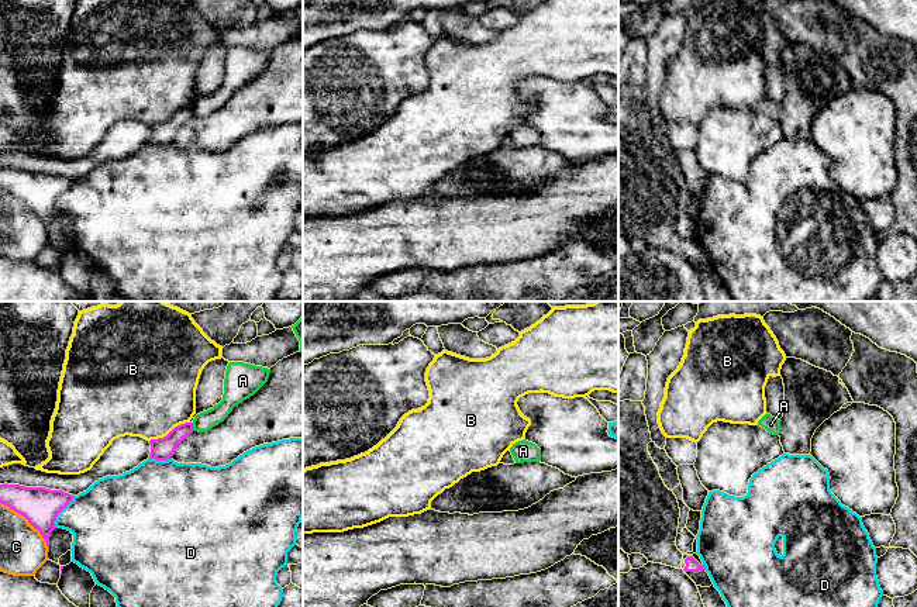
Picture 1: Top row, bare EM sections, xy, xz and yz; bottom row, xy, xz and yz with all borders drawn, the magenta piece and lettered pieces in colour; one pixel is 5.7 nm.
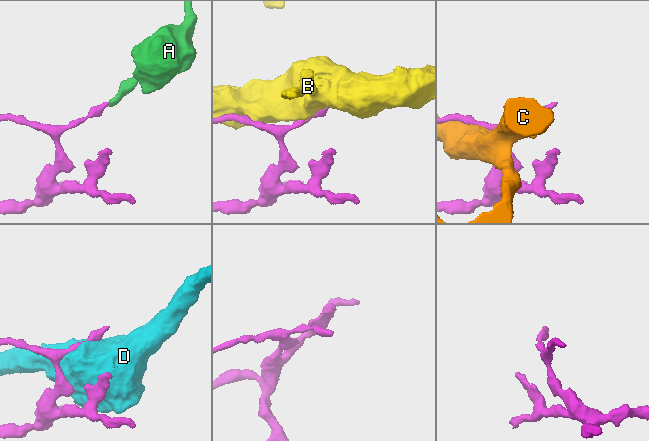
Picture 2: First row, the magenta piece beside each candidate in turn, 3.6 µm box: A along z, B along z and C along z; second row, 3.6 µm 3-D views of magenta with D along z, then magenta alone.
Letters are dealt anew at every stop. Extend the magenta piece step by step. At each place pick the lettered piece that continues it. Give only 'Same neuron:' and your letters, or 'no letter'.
Same neuron: no letter

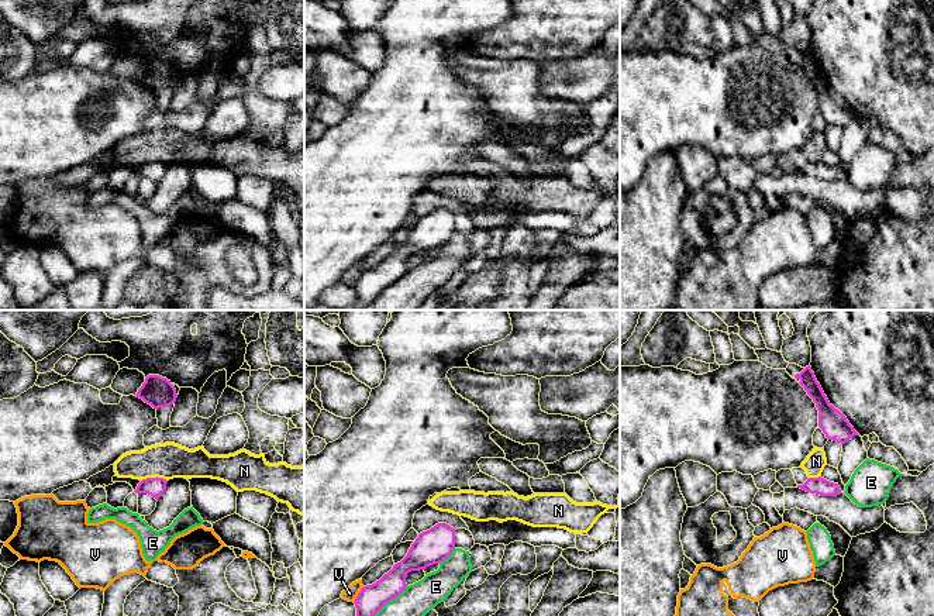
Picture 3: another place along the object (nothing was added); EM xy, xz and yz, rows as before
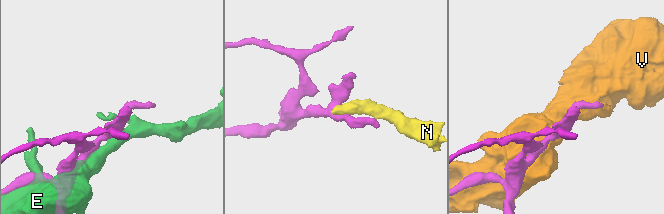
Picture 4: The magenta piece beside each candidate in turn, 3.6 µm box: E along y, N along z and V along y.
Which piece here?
Same neuron: no letter

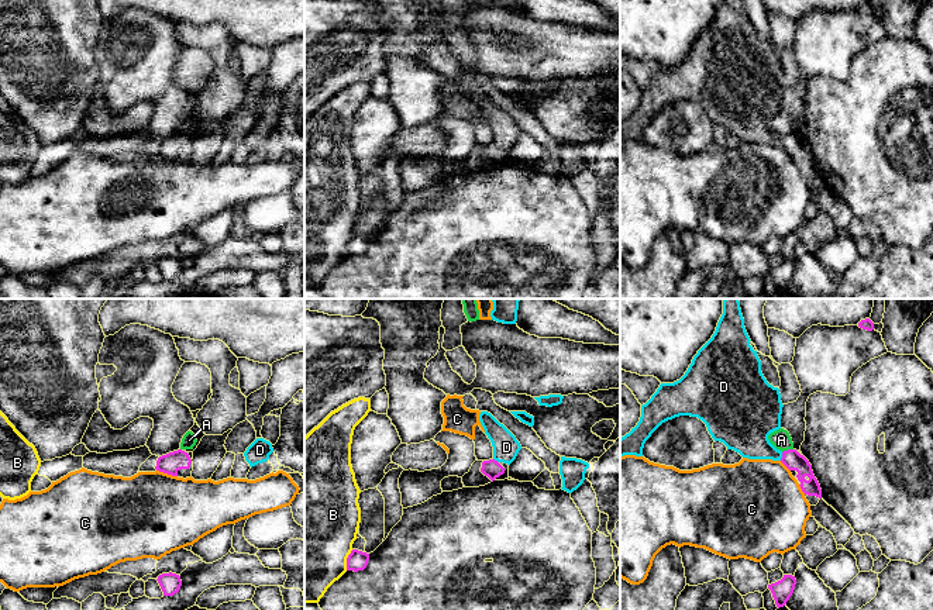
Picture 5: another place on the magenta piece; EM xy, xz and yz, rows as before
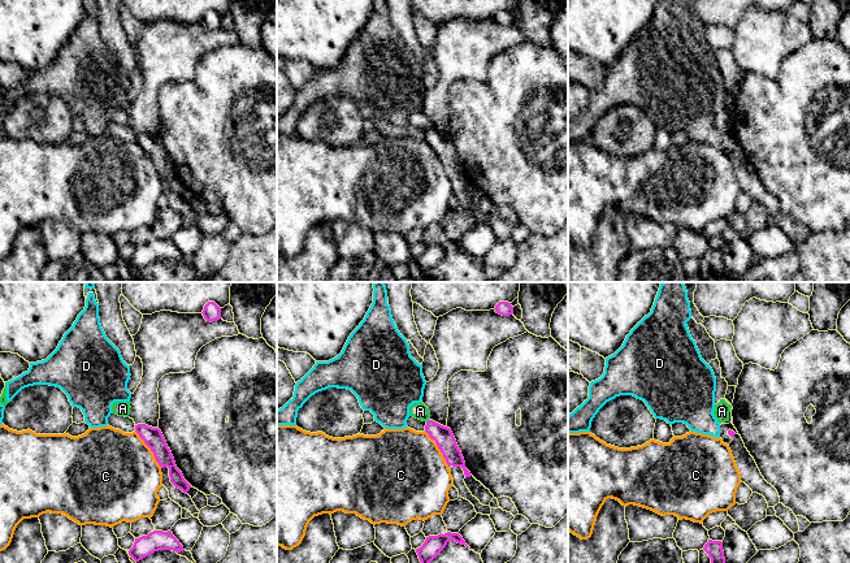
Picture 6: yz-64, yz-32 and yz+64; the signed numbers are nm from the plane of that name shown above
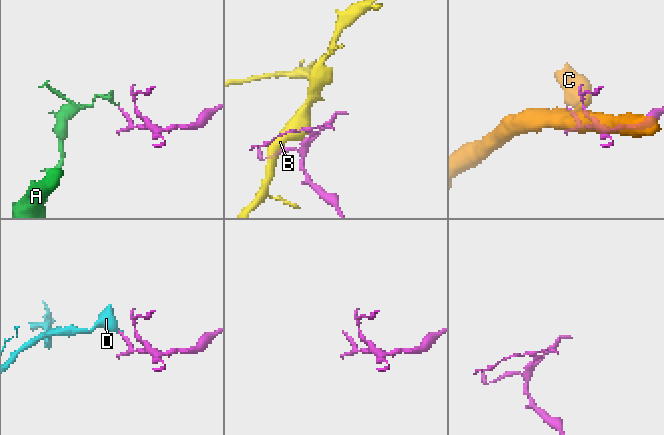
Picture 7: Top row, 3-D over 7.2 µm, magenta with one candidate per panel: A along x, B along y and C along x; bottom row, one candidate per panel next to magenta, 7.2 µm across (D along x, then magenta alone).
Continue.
Same neuron: D

